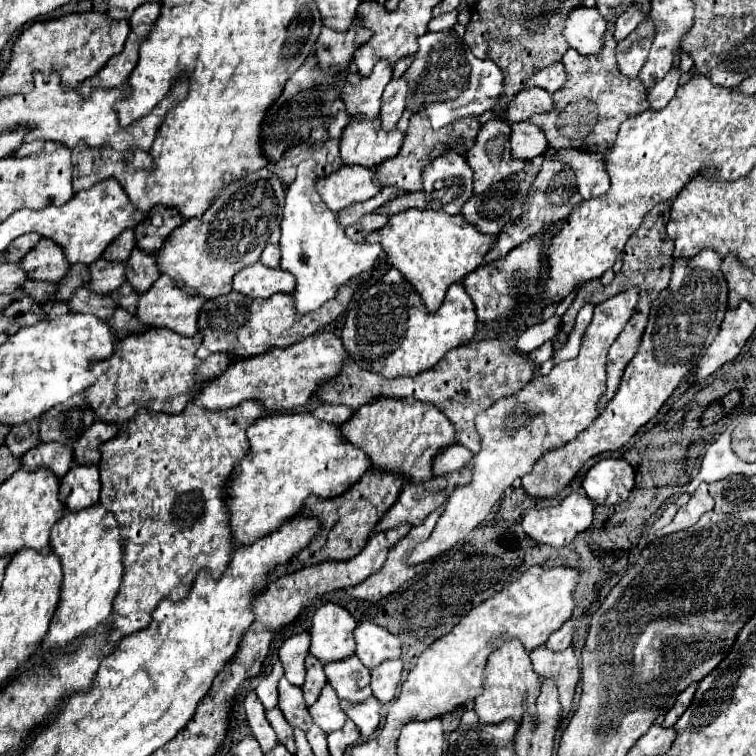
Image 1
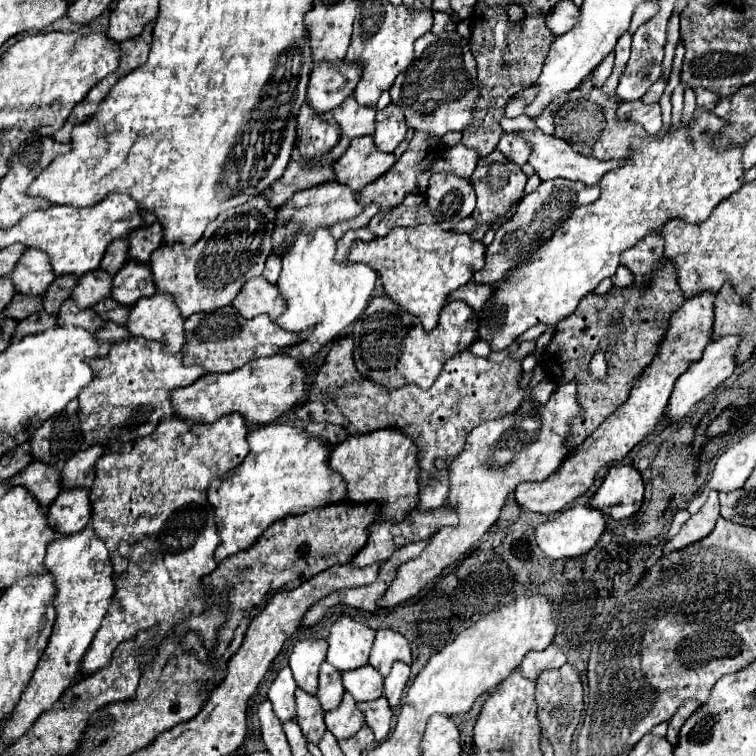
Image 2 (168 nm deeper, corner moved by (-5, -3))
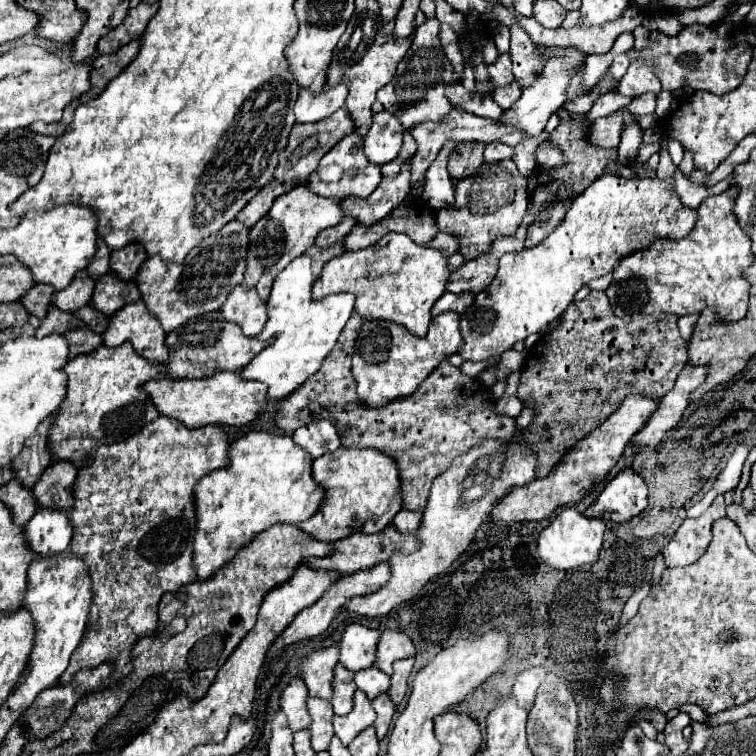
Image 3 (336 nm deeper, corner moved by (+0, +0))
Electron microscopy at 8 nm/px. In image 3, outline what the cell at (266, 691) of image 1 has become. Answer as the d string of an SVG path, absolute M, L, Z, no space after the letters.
M294 679L282 693L282 711L286 713L288 725L294 731L310 727L310 713L306 709L306 699L308 689L302 679Z

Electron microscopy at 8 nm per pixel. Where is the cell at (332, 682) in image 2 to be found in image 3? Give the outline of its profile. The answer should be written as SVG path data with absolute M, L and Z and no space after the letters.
M336 665L334 673L334 697L332 697L332 707L336 715L346 715L352 709L354 701L354 673L346 671L344 665Z

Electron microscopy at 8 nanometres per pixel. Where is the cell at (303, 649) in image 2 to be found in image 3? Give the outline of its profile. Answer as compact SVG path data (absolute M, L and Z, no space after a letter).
M328 647L322 651L314 651L300 663L302 679L308 685L310 697L328 699L332 697L332 677L334 665L338 665L338 647Z

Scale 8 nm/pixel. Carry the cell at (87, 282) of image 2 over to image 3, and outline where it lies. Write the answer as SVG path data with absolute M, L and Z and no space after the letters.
M82 271L82 273L78 273L74 277L74 281L66 289L54 293L52 305L56 305L62 311L74 313L80 307L84 307L84 305L90 303L92 291L94 291L94 281L92 281L92 277L86 271Z

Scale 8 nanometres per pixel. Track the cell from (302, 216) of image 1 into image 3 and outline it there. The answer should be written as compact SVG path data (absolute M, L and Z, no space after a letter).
M306 255L296 257L284 271L280 271L274 279L272 293L268 299L268 321L258 335L258 339L272 339L274 343L260 351L242 371L240 375L250 381L260 381L268 385L266 401L278 401L294 393L300 385L304 385L322 365L322 361L334 349L346 321L354 311L354 295L338 293L328 295L320 301L312 299L312 271L310 259Z

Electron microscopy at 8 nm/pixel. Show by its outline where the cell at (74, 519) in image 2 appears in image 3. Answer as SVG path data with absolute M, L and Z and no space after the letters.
M38 509L36 515L24 525L26 541L38 557L52 557L64 553L72 539L72 525L68 511Z

